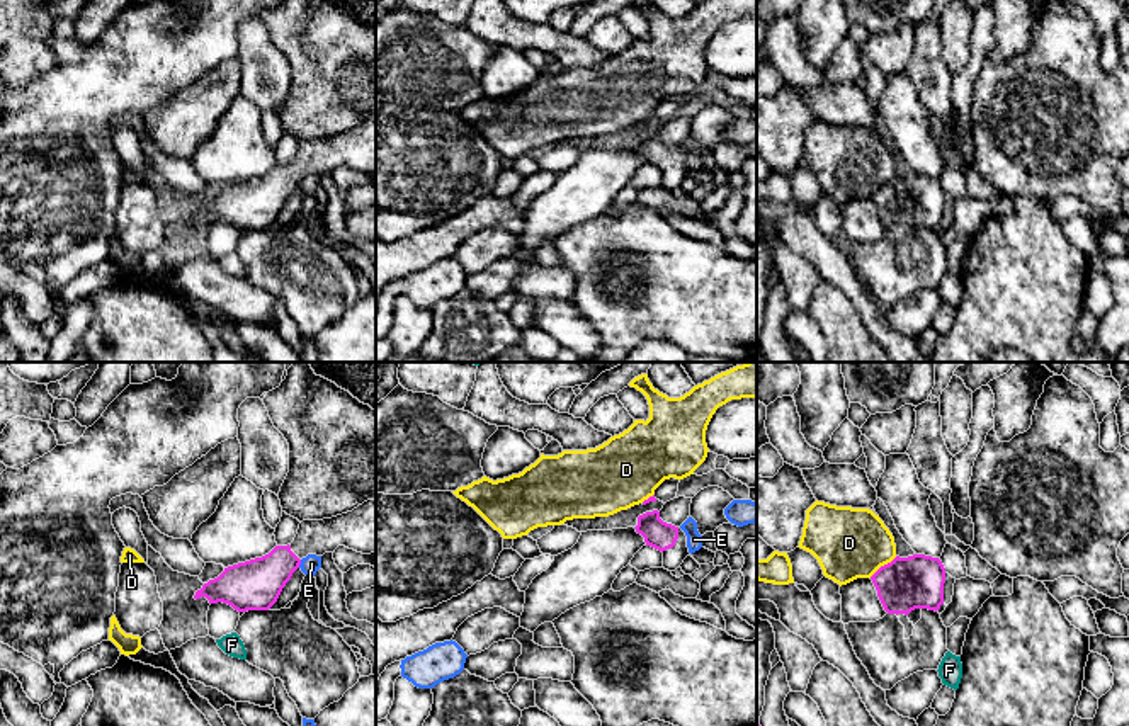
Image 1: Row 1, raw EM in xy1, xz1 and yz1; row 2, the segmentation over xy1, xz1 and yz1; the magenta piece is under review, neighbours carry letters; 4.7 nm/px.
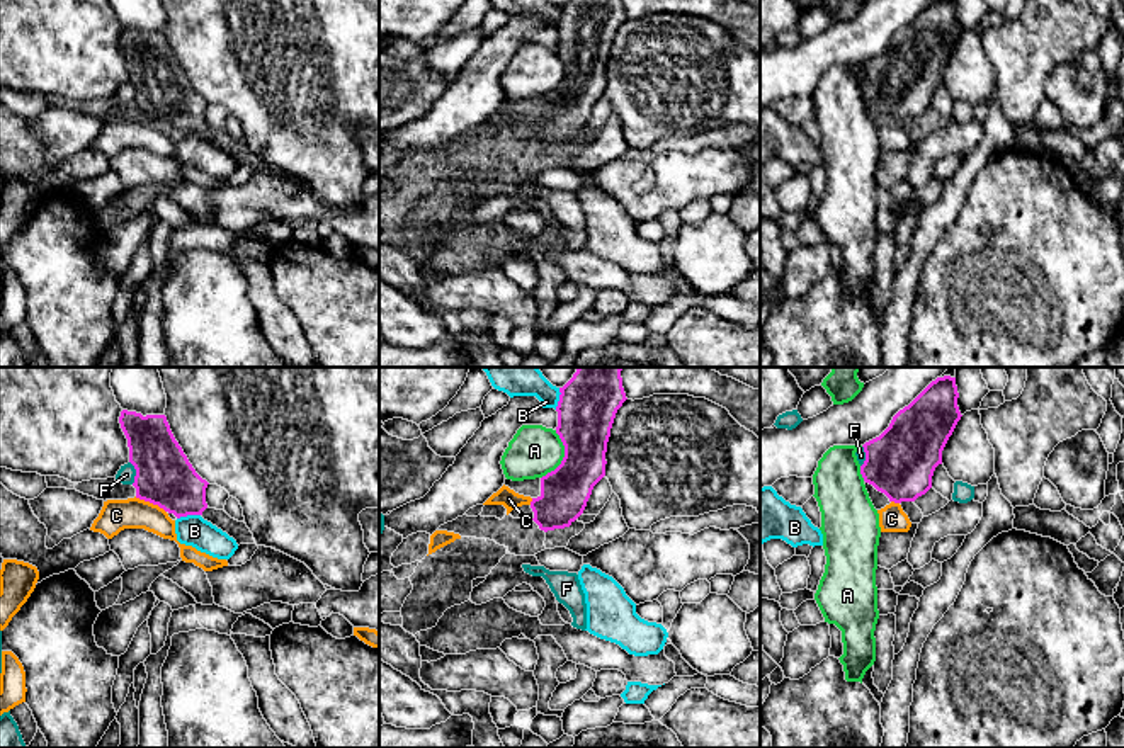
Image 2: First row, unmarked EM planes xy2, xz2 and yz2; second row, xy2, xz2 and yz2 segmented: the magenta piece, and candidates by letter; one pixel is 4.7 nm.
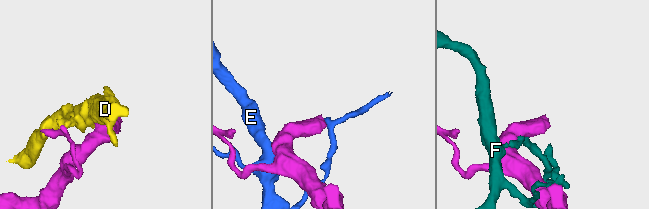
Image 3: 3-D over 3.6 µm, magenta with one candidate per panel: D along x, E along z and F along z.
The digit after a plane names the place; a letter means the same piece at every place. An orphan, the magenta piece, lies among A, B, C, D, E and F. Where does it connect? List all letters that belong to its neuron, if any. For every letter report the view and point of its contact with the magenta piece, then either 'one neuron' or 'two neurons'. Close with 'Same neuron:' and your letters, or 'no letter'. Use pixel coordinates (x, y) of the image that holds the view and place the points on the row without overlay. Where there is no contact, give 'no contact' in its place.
A: contact xz2 (565, 75); two neurons
B: contact xy2 (187, 133); two neurons
C: contact xy2 (150, 121); two neurons
D: contact yz1 (885, 184); two neurons
E: contact xy1 (300, 182); two neurons
F: contact xy2 (136, 92); two neurons
Same neuron: no letter

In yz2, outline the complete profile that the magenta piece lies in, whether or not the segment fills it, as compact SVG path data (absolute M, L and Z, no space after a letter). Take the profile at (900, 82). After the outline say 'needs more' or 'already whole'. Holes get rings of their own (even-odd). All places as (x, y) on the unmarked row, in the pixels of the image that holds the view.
M932 0L889 46L866 61L860 94L889 121L915 121L932 107L932 95L942 83L942 70L961 31L956 0Z; already whole

